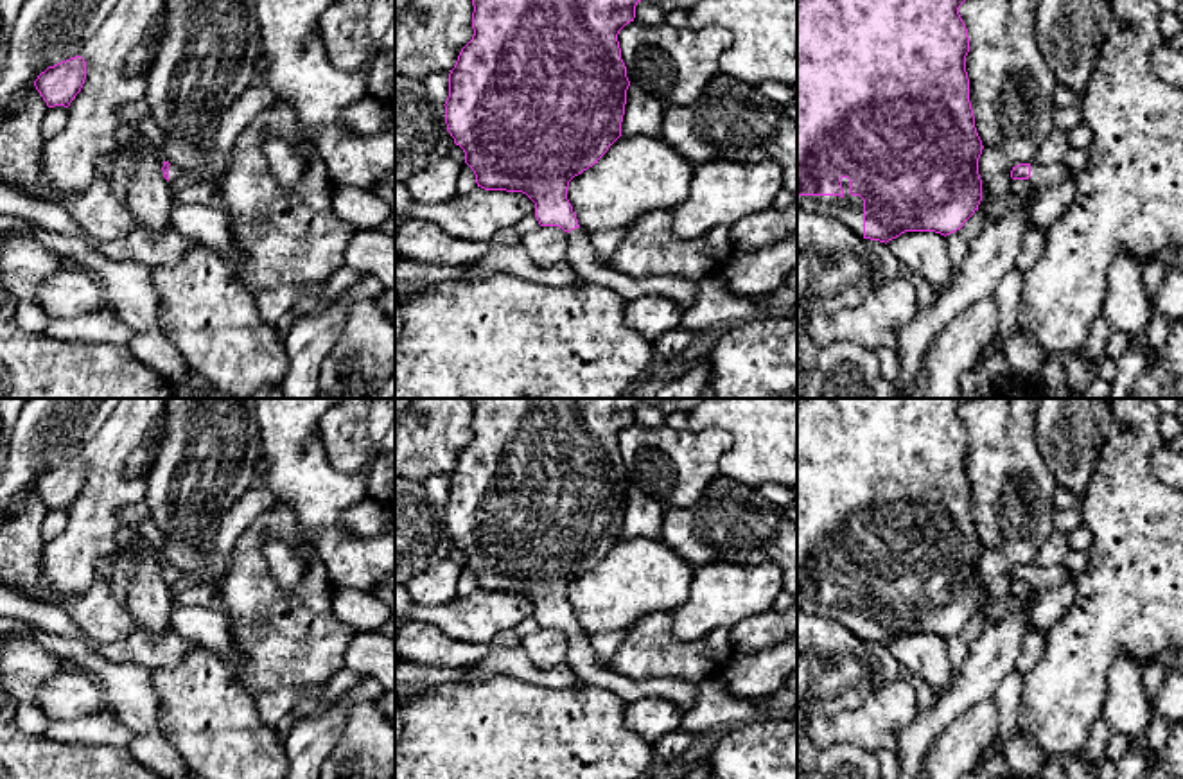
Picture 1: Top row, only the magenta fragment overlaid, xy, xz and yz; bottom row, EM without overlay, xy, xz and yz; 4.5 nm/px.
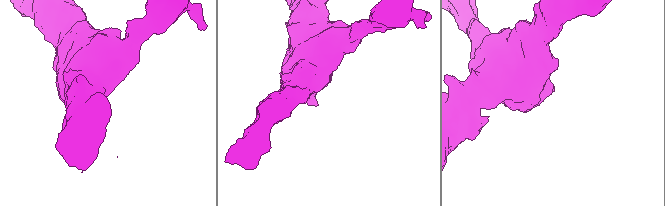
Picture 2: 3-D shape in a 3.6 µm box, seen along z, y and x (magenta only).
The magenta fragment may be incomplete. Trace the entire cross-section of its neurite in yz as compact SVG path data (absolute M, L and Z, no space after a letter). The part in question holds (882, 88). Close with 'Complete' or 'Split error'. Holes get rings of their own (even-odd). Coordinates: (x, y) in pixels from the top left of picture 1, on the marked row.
M797 0L797 205L838 221L856 235L889 242L905 232L935 232L950 235L978 210L982 179L978 158L982 140L975 127L969 102L966 56L968 29L959 14L966 0Z. Split error

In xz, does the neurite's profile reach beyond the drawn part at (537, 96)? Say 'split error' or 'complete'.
split error

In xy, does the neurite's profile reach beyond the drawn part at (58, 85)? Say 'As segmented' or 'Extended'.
As segmented

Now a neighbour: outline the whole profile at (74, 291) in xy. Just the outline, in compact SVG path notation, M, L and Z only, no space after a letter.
M75 266L45 280L36 303L48 318L77 318L95 311L110 311L102 282Z

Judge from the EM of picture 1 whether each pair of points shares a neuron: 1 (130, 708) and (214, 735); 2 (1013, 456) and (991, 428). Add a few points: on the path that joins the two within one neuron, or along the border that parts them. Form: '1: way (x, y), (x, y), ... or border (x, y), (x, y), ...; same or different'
1: border (149, 675), (157, 700), (157, 727), (180, 752); different
2: way (1006, 449), (998, 435); same

